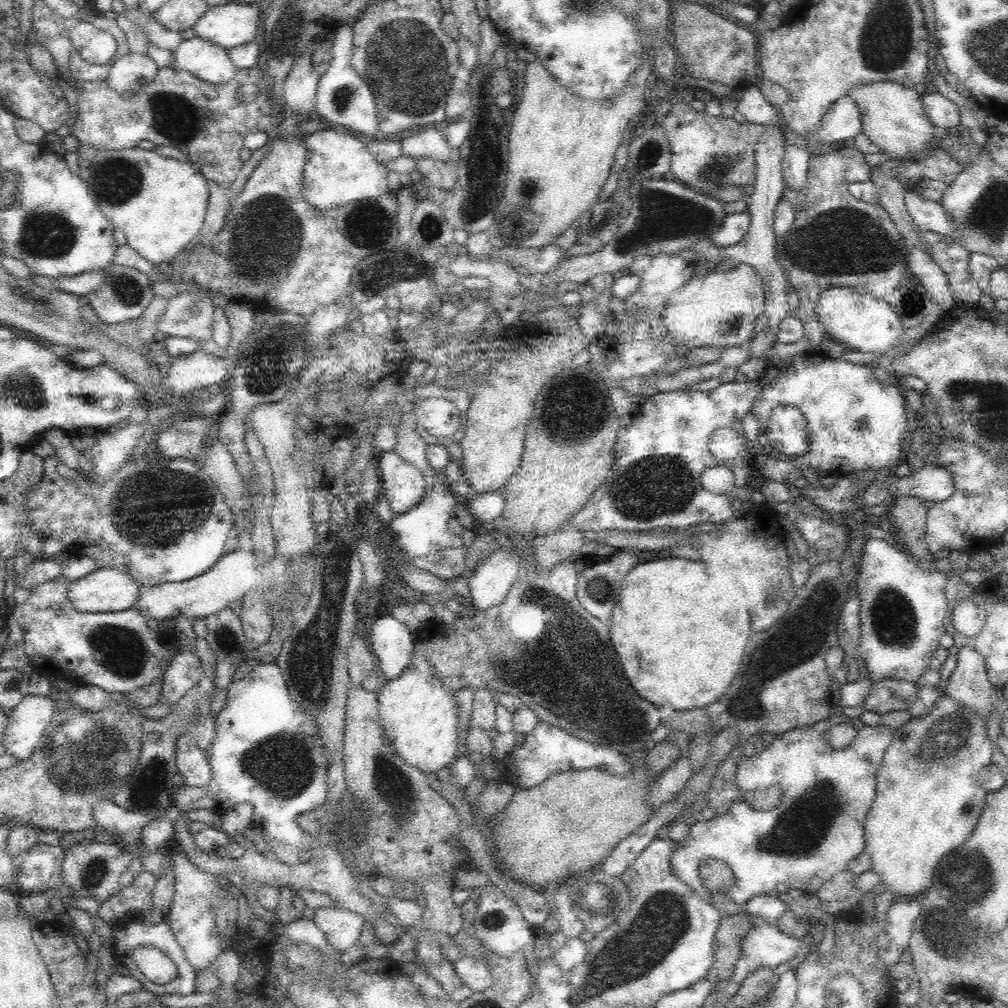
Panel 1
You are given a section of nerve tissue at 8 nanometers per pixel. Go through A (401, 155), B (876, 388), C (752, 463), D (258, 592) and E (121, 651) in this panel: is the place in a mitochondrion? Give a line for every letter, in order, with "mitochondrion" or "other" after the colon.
A: other
B: other
C: other
D: other
E: mitochondrion

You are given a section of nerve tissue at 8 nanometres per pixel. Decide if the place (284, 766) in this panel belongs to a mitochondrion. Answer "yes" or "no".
yes

